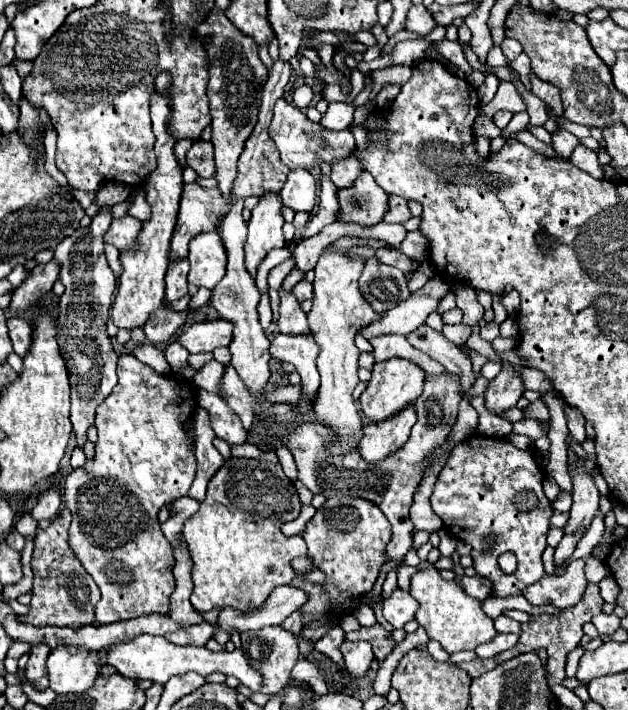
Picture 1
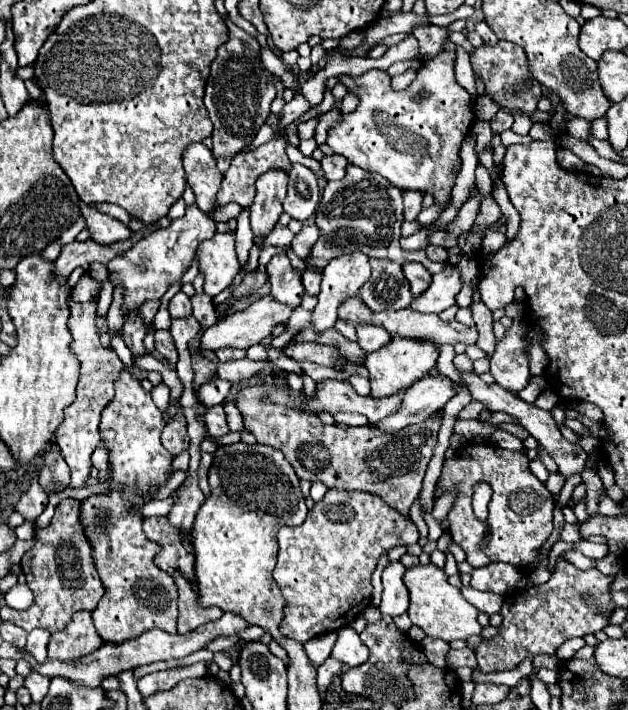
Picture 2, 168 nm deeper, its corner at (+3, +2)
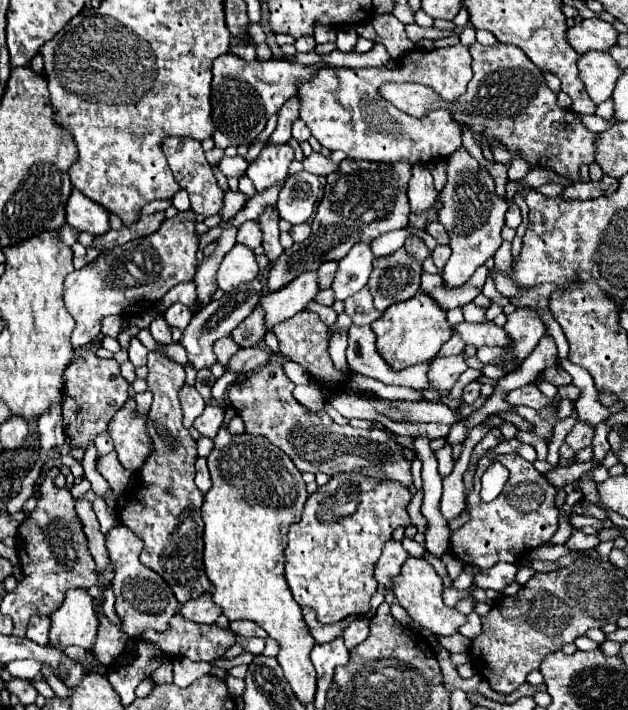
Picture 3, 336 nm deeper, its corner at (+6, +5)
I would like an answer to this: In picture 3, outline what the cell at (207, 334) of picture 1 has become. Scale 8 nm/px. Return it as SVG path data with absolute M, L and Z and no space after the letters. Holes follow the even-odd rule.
M315 271L301 273L287 287L261 297L259 305L267 313L265 315L265 323L267 323L269 329L273 325L293 317L295 313L303 311L307 307L307 303L315 299L315 295L319 293L319 281L317 281L315 275L317 275Z

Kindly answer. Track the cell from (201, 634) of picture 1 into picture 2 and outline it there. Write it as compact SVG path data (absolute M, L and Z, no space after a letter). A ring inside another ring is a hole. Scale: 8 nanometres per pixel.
M180 570L170 572L176 588L178 588L178 634L186 634L202 624L208 624L212 620L218 620L222 616L220 608L200 608L198 598L188 586L186 578L180 574Z

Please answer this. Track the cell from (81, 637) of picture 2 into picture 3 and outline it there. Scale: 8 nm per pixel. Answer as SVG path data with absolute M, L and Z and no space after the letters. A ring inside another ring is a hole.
M71 589L65 595L63 605L51 615L51 633L49 641L55 647L69 647L69 645L83 645L85 649L93 649L97 637L97 617L93 613L93 597L85 589Z

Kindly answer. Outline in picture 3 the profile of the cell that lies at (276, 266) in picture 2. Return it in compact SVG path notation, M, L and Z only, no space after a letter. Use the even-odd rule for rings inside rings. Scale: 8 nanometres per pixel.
M267 207L261 215L259 215L259 229L263 233L263 249L265 249L265 255L269 257L269 261L273 263L277 259L277 255L283 253L283 247L279 243L279 211L275 207Z

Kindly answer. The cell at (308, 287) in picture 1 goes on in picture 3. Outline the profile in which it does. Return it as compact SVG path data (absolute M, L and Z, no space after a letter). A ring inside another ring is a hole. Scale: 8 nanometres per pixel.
M325 261L317 275L319 275L319 287L321 289L329 289L331 283L333 283L333 277L335 277L335 271L337 271L337 261Z

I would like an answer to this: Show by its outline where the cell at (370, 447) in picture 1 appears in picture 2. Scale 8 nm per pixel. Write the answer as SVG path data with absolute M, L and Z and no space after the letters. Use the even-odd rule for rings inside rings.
M424 376L402 394L400 408L394 414L382 418L378 424L374 424L374 428L382 432L396 432L410 424L422 422L430 414L442 410L452 396L454 390L450 378Z

